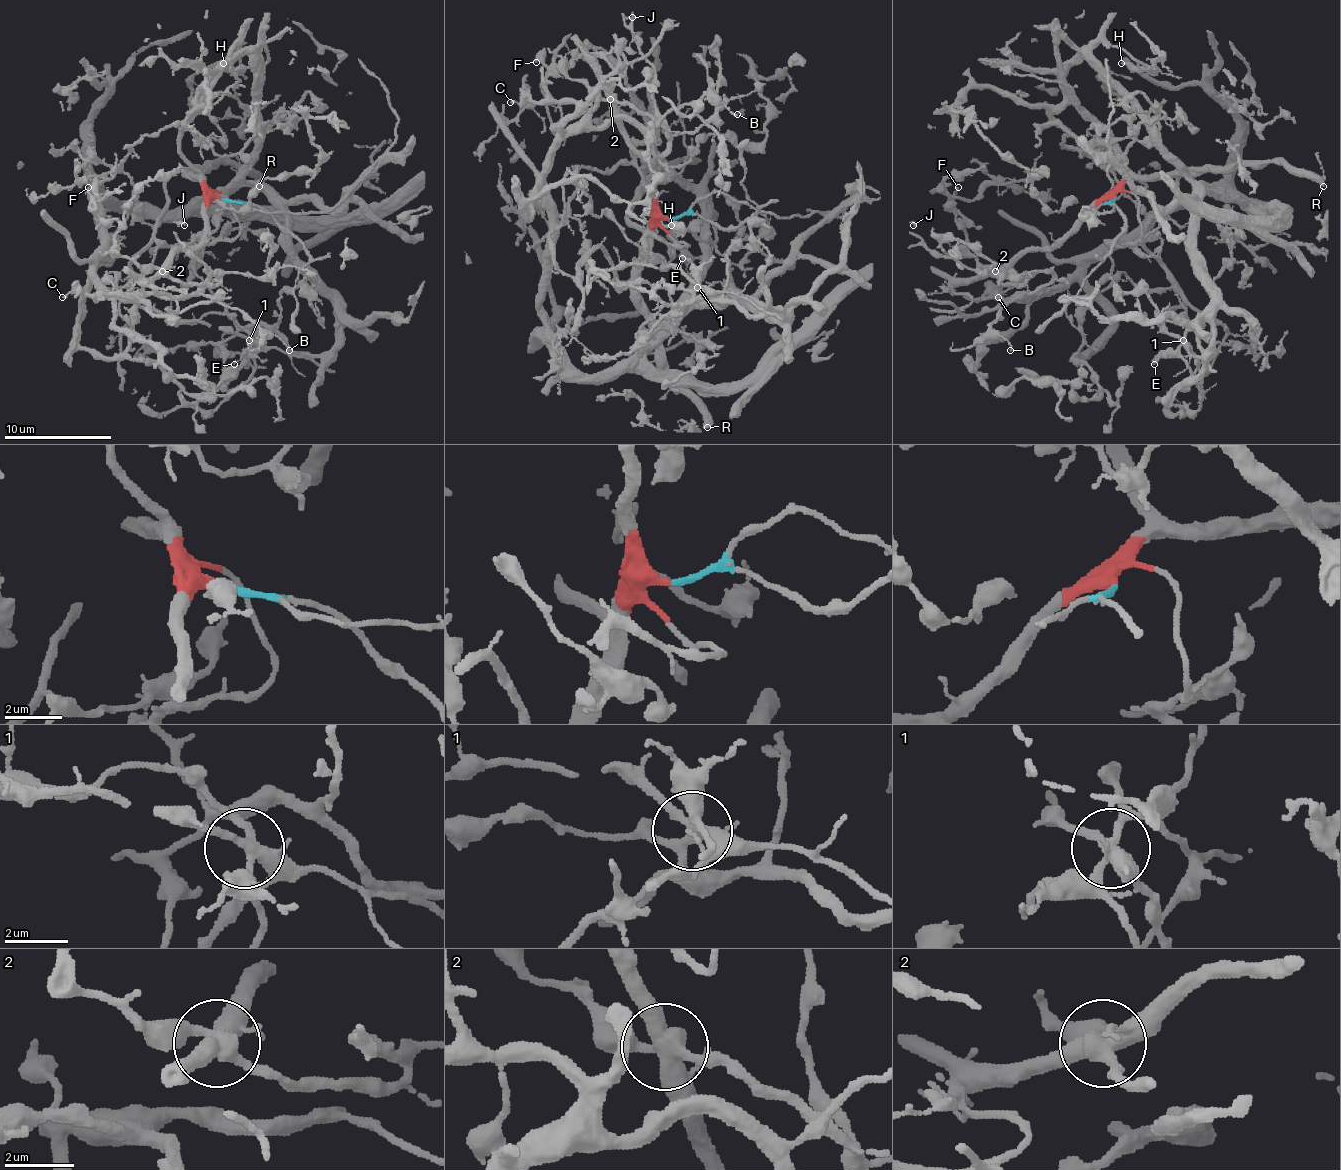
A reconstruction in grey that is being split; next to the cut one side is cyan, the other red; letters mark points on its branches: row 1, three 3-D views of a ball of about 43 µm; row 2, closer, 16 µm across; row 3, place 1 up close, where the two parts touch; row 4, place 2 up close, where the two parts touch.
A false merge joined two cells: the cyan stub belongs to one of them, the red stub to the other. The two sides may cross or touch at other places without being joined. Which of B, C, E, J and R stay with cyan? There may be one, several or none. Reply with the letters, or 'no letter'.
B, C, E, J

